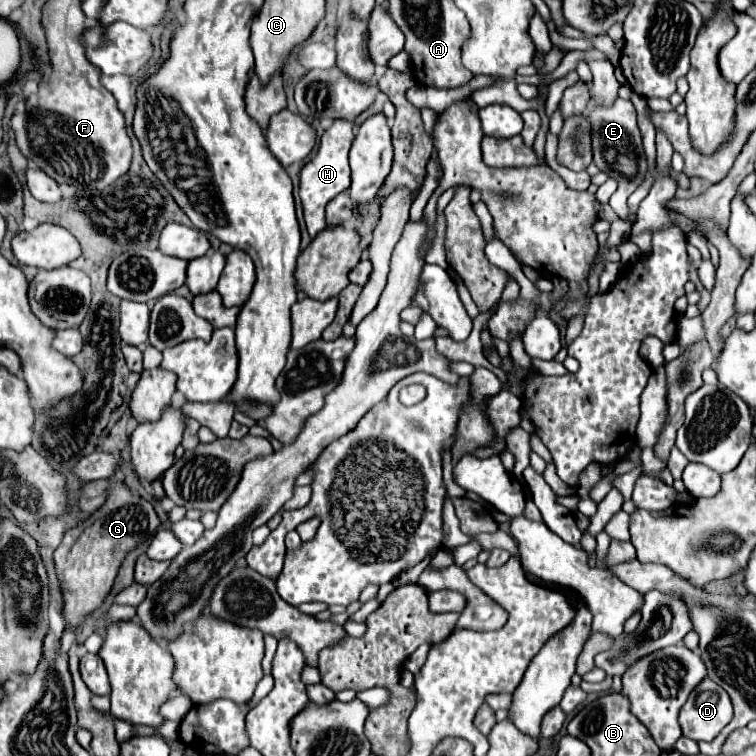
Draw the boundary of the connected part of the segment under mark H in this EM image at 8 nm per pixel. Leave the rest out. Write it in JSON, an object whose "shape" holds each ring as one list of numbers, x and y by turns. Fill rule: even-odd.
{"shape":[[333,121,333,125,323,133,321,137,321,145,317,155,301,169,301,183,299,183,299,197,301,197,301,205,303,205,303,215,305,215,305,225,311,237,315,237,319,231,323,231,327,227,325,223,325,205,339,195,341,191,345,191,351,185,351,169,349,169,349,149,353,143,353,121]]}

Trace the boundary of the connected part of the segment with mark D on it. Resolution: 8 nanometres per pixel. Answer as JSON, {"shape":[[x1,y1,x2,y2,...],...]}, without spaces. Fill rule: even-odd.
{"shape":[[705,677,681,707,679,723,685,737,695,741,713,741,731,717,733,707,729,695,723,687]]}

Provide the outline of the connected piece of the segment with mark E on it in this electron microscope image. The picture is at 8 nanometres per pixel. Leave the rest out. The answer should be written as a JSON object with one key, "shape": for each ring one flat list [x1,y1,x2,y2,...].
{"shape":[[617,99,611,109,593,109,589,113,589,123,593,127,591,139,593,139,593,163,605,171,609,177,615,177,619,187,609,199,609,205,617,213,617,217,635,223,637,217,629,217,629,205,627,199,629,195,637,189,637,185,643,181,647,173,647,161,643,157,643,143,641,143,641,133,637,127,637,113,631,101]]}

